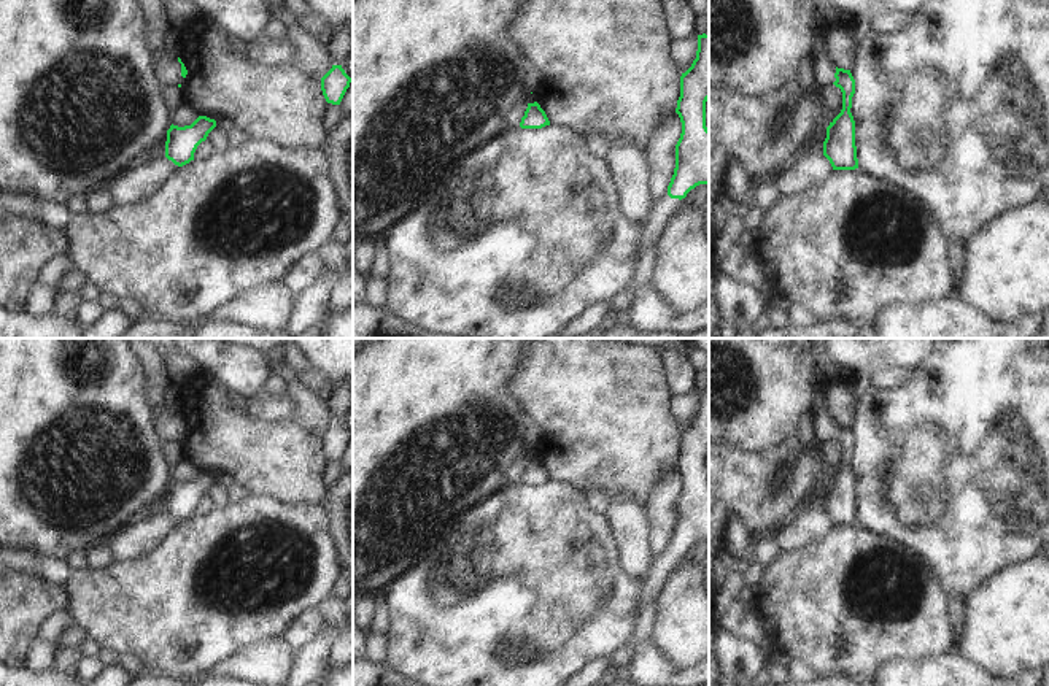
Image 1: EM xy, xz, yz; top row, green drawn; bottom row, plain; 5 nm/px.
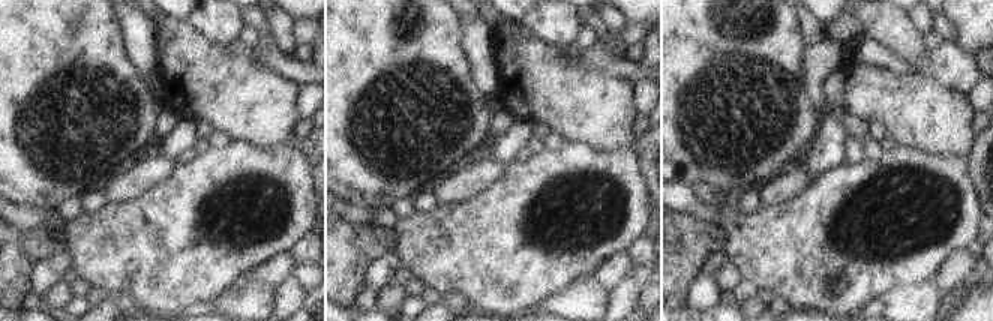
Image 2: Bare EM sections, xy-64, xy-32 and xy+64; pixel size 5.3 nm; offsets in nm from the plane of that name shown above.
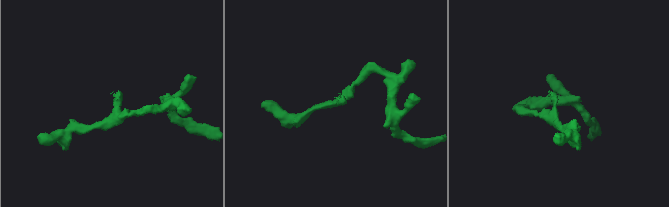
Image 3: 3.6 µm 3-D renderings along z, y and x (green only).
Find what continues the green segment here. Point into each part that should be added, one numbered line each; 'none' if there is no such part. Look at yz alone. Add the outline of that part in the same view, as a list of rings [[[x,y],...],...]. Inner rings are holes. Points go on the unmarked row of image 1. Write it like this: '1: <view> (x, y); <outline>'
1: yz (824, 424); [[[817,367],[815,368],[815,397],[812,403],[812,416],[814,416],[814,435],[817,441],[826,443],[836,437],[836,421],[830,416],[826,408],[826,391],[830,381],[825,373]]]

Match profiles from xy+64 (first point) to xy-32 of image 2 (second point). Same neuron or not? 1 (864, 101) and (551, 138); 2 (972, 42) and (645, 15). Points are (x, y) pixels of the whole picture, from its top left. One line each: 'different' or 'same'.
1: different
2: same

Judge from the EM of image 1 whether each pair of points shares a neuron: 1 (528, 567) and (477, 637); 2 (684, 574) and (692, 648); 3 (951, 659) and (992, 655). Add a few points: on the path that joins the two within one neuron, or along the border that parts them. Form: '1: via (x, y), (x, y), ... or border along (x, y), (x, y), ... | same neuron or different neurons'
1: via (528, 585), (495, 620) | same neuron
2: via (684, 593), (684, 612), (689, 629) | same neuron
3: border along (952, 647), (984, 669) | different neurons

